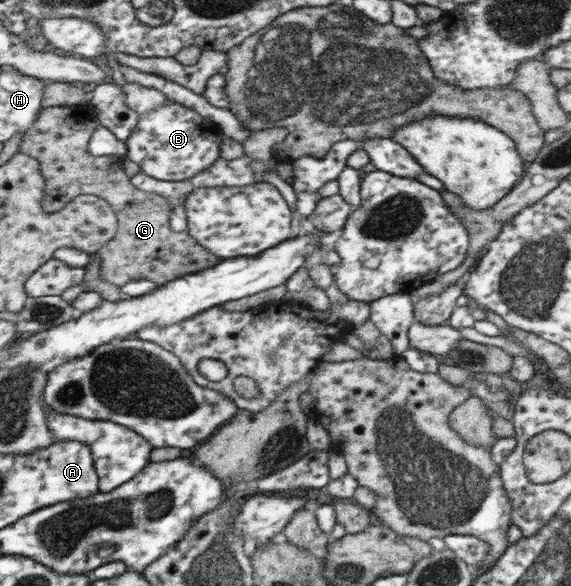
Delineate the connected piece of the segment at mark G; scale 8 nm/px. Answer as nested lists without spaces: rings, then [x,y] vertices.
[[[90,104],[75,105],[74,107],[50,107],[44,109],[30,131],[23,134],[18,150],[19,153],[25,153],[31,158],[43,160],[43,172],[47,172],[47,212],[59,212],[70,203],[70,200],[85,193],[103,198],[113,206],[115,212],[118,212],[120,233],[115,236],[113,242],[107,243],[107,248],[98,251],[102,257],[99,278],[120,287],[139,279],[149,279],[157,285],[163,285],[185,275],[214,267],[219,263],[221,258],[207,251],[203,245],[194,240],[189,232],[171,230],[170,218],[173,208],[170,206],[170,202],[157,193],[139,190],[134,184],[131,184],[129,176],[125,176],[122,166],[123,155],[93,156],[89,152],[90,138],[93,130],[99,124],[97,111]]]

